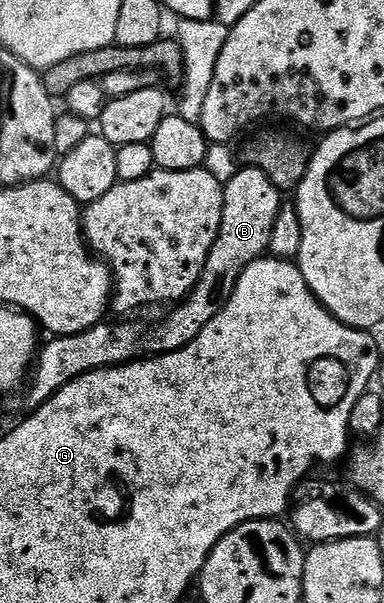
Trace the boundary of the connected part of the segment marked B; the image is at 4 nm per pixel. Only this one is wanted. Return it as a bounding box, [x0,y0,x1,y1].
[29,167,281,408]

